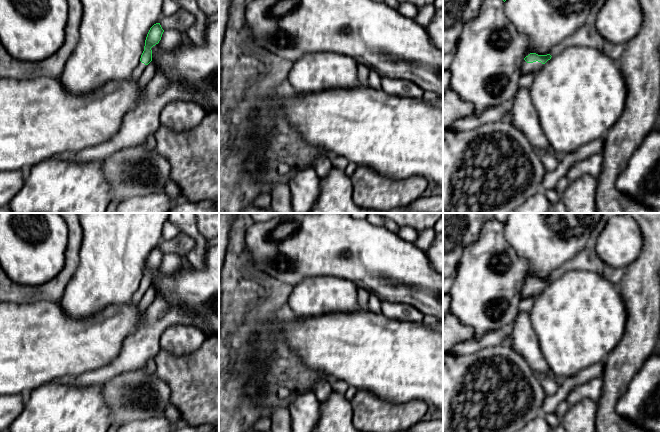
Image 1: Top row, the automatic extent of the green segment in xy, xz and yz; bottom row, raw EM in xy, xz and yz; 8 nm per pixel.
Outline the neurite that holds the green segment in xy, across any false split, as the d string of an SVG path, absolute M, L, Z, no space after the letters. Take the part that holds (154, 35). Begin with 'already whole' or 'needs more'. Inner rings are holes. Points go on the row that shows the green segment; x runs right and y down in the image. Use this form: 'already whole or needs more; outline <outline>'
needs more; outline M156 23L150 28L145 40L144 51L141 55L140 61L132 72L132 80L139 80L147 65L152 61L151 48L159 43L163 32L164 30L162 29L160 23Z

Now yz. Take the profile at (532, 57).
needs more; outline M530 53L524 58L524 61L521 64L521 76L537 73L551 57L550 54L538 55L536 53Z

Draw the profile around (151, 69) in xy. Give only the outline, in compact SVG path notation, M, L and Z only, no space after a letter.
M152 60L147 65L143 74L141 75L140 79L138 80L138 85L146 86L151 81L151 79L155 76L157 71L158 71L157 65L156 65L155 61Z

